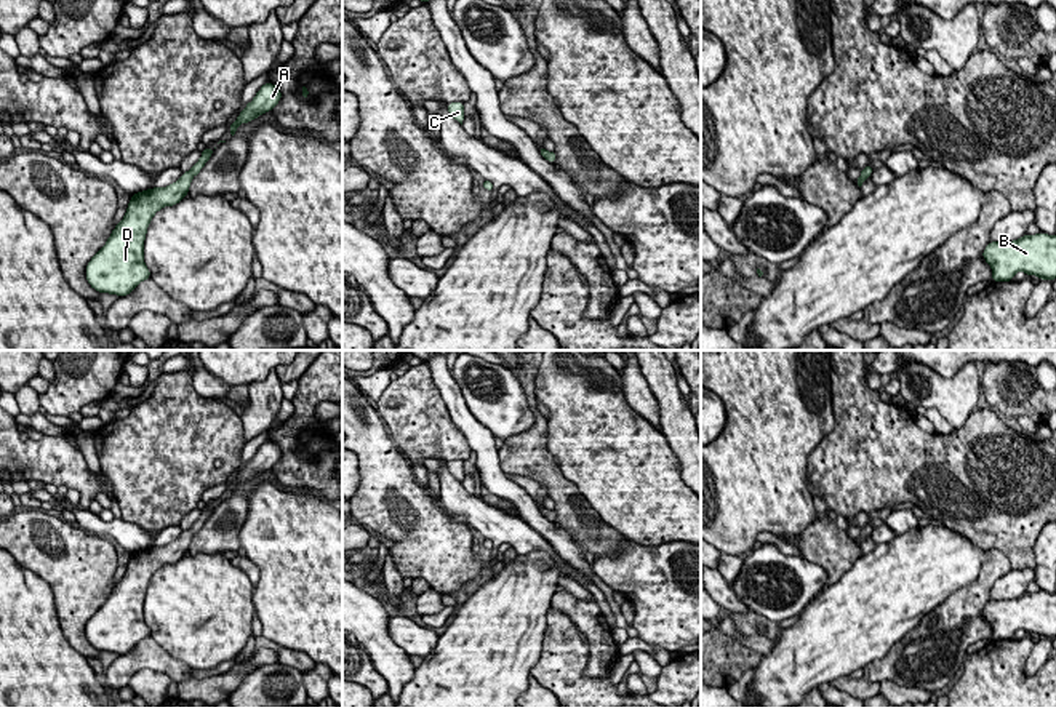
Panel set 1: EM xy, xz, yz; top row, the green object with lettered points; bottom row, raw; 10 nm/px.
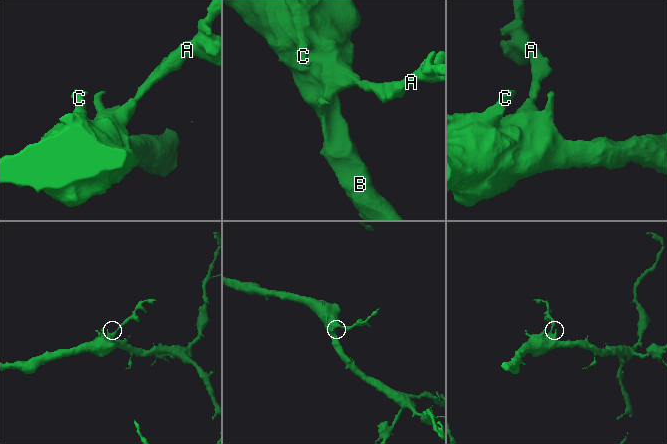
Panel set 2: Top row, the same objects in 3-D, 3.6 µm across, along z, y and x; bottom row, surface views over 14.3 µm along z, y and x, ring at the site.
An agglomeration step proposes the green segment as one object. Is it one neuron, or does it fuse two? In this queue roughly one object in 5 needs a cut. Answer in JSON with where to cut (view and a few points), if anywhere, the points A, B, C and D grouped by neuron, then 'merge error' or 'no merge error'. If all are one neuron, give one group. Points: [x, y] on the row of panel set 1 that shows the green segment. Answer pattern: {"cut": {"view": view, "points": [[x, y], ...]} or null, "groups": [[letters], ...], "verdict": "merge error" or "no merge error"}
{"cut": null, "groups": [["A", "B", "C", "D"]], "verdict": "no merge error"}

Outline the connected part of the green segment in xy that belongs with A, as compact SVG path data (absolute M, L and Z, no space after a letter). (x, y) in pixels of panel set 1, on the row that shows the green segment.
M264 83L251 102L238 114L237 120L229 126L230 134L234 136L237 128L242 123L253 122L259 115L270 112L282 99L282 91L274 83Z

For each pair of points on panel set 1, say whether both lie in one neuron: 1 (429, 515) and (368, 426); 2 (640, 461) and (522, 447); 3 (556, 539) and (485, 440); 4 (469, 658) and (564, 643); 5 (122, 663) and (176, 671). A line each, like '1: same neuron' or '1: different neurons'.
1: same neuron
2: different neurons
3: same neuron
4: different neurons
5: same neuron

